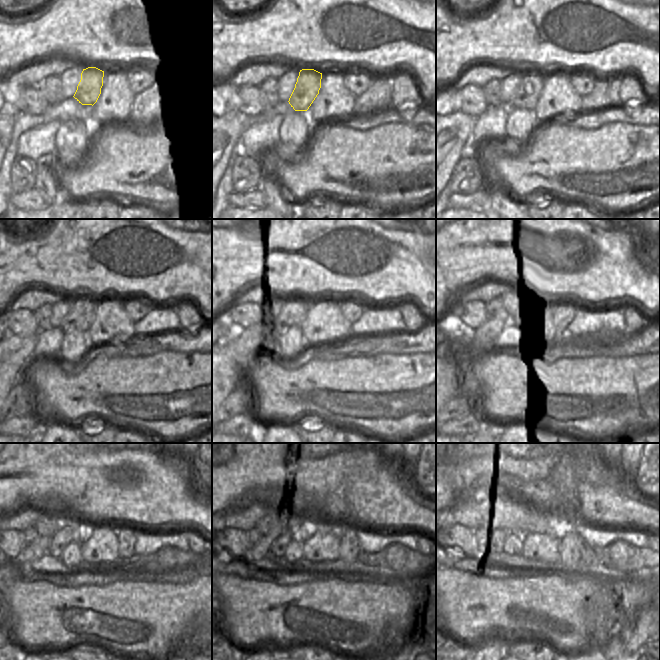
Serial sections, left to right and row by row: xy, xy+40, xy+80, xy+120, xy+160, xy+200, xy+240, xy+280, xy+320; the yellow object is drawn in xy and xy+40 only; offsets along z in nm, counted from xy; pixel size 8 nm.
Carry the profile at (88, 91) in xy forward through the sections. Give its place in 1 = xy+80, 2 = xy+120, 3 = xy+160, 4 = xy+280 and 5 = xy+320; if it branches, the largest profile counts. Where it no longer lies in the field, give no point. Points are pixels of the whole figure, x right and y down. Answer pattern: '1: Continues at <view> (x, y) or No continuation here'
1: Continues at xy+80 (529, 90)
2: Continues at xy+120 (82, 310)
3: Continues at xy+160 (296, 310)
4: Continues at xy+280 (278, 548)
5: Continues at xy+320 (503, 545)

